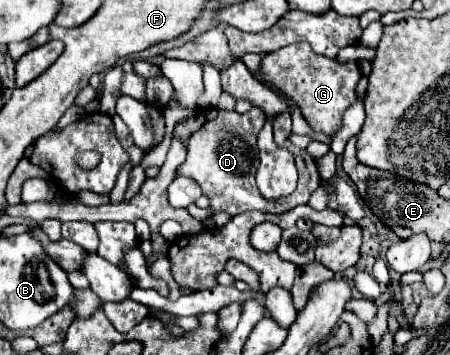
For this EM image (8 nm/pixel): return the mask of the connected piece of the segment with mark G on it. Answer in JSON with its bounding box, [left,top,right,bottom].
[262,42,362,136]

